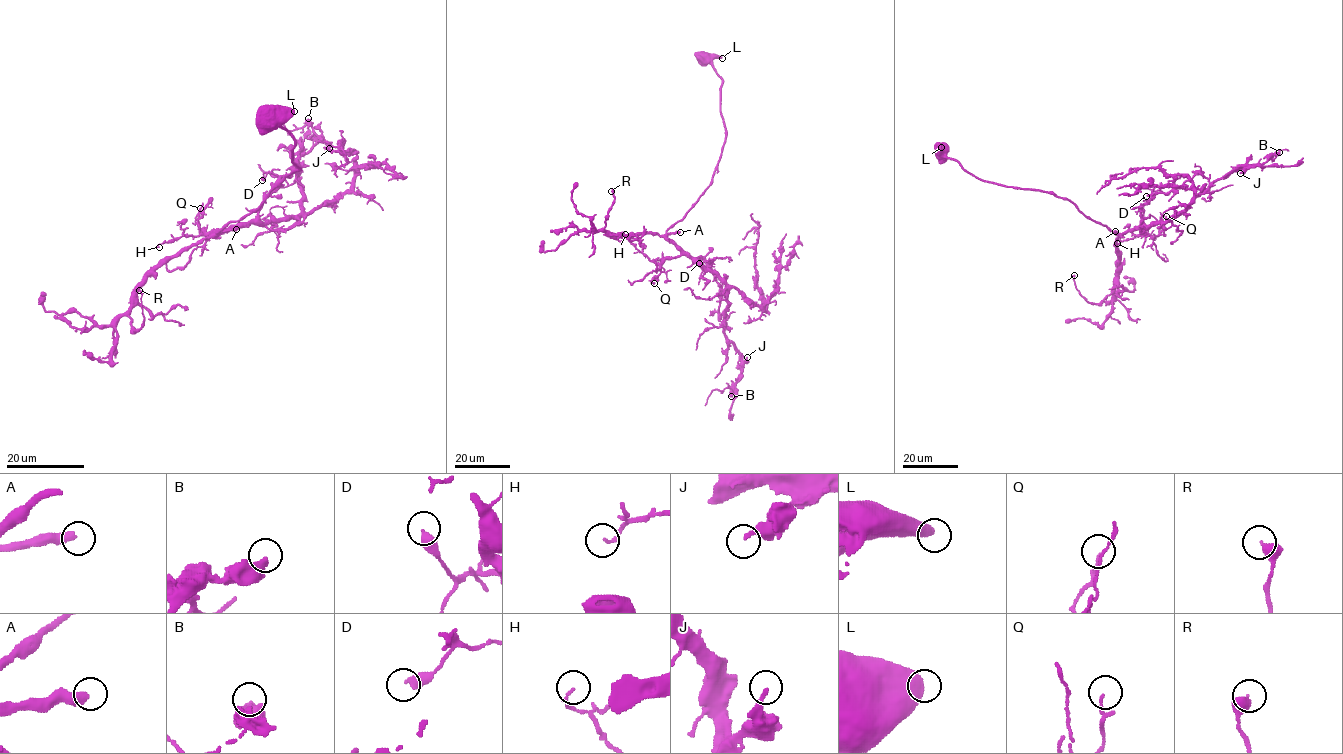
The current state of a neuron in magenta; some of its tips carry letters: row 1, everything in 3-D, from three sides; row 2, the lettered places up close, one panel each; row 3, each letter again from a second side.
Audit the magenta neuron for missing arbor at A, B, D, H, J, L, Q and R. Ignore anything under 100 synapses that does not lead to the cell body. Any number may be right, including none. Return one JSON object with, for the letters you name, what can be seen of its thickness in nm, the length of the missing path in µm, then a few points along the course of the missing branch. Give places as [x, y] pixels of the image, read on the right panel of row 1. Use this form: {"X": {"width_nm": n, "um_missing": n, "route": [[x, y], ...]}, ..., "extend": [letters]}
{"A": {"width_nm": 440, "um_missing": 60, "route": [[1115, 231], [1120, 219], [1140, 214], [1150, 201], [1134, 193], [1123, 195], [1130, 212], [1138, 215]]}, "extend": ["A"]}

